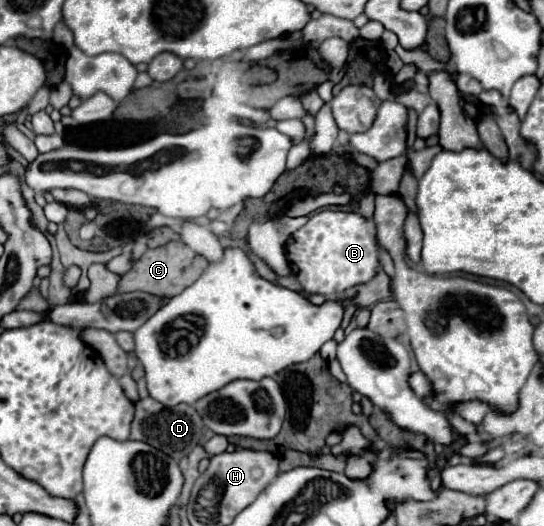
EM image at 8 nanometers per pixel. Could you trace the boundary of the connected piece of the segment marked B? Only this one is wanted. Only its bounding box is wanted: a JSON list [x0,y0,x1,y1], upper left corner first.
[286,209,380,297]

